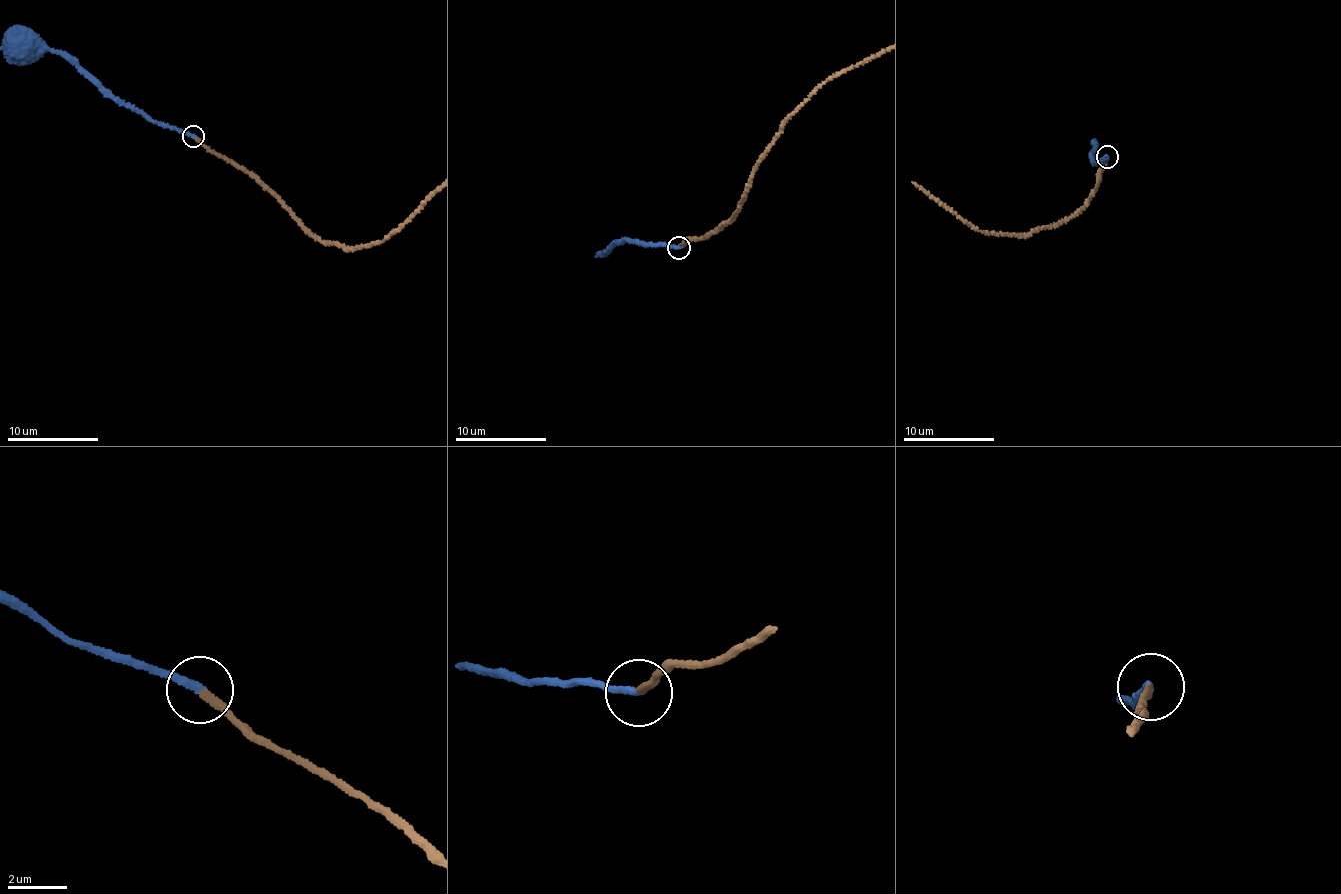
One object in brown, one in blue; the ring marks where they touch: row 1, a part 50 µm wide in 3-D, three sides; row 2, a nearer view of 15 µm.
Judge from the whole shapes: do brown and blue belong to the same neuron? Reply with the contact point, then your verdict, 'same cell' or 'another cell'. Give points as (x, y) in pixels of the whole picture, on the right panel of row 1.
(1107, 156) | same cell

